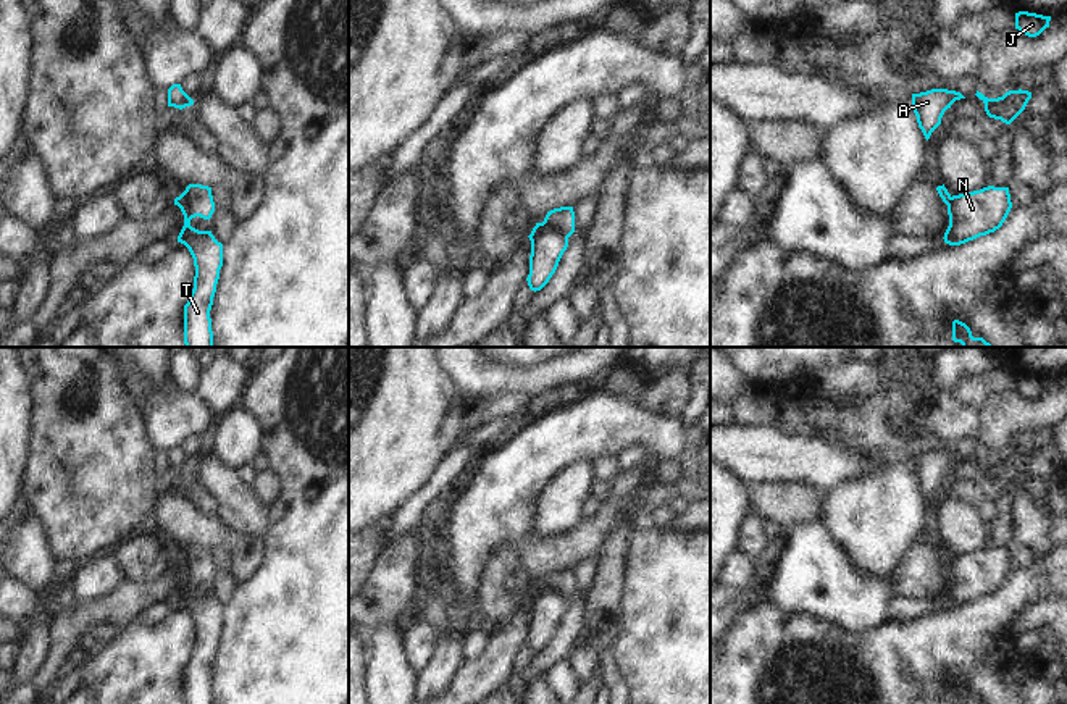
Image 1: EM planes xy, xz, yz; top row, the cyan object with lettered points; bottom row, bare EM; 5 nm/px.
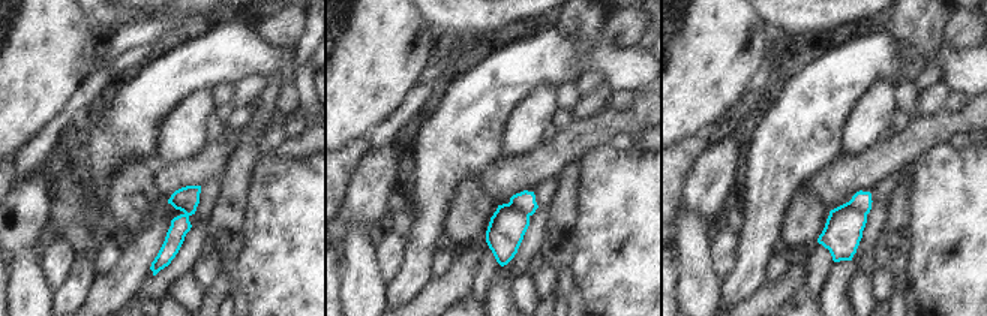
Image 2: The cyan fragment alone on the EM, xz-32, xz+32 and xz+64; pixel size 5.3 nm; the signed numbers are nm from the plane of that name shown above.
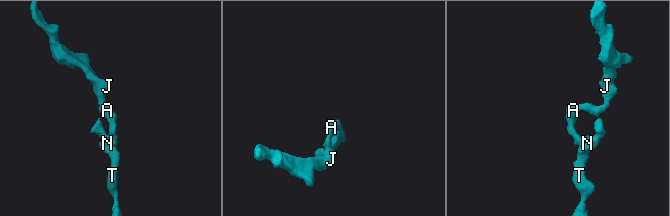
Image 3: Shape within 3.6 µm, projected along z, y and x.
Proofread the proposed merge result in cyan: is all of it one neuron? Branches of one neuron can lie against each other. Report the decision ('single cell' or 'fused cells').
fused cells

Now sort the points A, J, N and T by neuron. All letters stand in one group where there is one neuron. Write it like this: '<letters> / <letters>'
A J / N T

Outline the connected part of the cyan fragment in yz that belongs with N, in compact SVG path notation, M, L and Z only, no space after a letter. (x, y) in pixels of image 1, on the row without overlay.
M988 547L952 557L948 564L949 588L944 604L960 607L1002 588L1012 570L1009 549Z

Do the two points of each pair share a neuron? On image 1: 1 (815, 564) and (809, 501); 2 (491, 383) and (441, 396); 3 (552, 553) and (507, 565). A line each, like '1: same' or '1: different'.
1: different
2: different
3: different

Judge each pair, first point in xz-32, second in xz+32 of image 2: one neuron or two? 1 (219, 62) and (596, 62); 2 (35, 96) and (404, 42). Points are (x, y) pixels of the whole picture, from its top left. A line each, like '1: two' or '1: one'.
1: one
2: one

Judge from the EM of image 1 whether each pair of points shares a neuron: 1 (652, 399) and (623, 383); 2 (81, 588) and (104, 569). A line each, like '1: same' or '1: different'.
1: different
2: same

